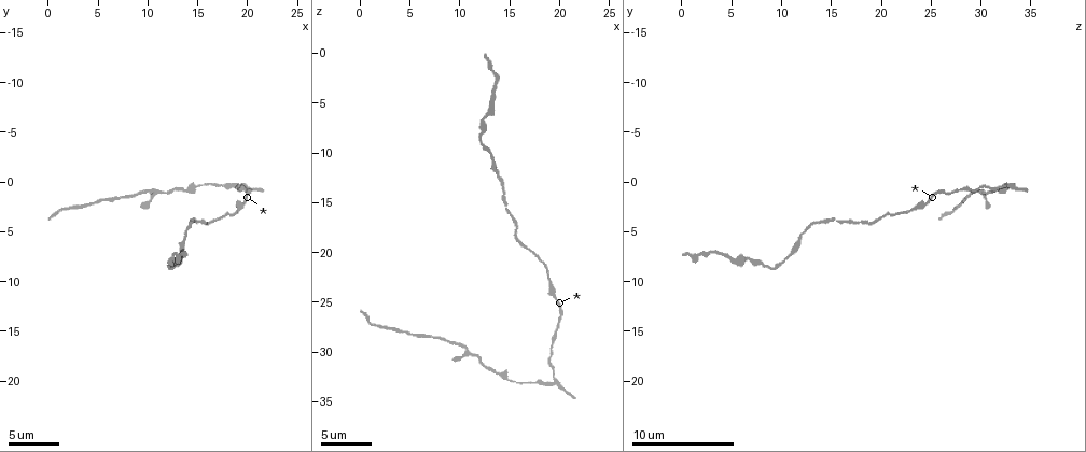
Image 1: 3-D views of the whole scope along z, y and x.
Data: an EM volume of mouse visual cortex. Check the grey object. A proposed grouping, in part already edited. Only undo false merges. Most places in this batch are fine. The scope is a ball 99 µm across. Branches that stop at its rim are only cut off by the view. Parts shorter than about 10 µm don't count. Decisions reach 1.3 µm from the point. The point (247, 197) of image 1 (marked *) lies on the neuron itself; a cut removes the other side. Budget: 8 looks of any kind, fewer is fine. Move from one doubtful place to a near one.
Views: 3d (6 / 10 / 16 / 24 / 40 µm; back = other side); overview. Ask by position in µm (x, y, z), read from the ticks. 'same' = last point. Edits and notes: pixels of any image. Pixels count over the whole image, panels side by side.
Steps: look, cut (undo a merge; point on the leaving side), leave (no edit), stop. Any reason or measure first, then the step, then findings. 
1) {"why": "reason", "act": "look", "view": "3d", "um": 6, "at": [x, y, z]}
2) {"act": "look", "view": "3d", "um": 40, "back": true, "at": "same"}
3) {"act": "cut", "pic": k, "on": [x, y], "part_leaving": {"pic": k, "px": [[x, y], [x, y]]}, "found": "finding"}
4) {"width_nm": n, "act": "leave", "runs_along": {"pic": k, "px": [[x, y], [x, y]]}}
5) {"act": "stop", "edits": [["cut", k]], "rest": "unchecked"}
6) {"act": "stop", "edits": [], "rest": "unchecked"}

{"why": "thick turns thin", "act": "look", "view": "3d", "um": 16, "at": [11.8, 1.2, 30.8]}

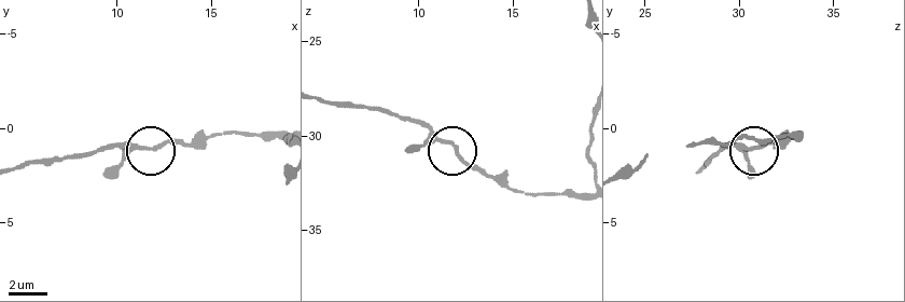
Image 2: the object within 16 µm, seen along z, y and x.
{"act": "leave", "runs_along": {"pic": 2, "px": [[713, 142], [785, 137], [795, 133], [757, 149], [720, 147]]}, "found": "all the same neuron"}

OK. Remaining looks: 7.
{"why": "thin neck", "act": "look", "view": "3d", "um": 10, "at": [13.6, 7.6, 10.4]}

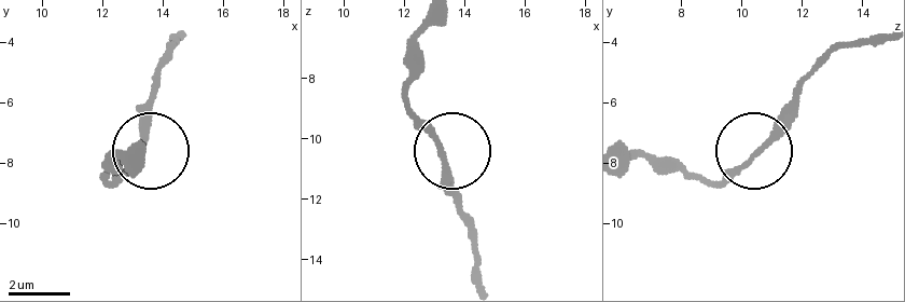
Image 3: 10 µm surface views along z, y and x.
{"why": "from behind", "act": "look", "view": "3d", "um": 10, "back": true, "at": [13.3, 7.6, 10.6]}

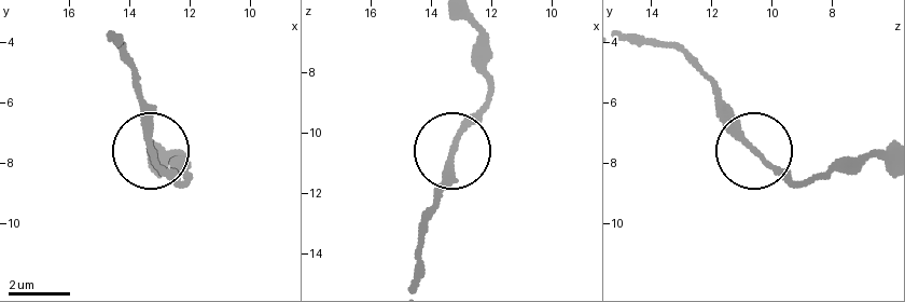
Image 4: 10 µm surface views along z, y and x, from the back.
{"act": "leave", "runs_along": {"pic": 4, "px": [[413, 278], [420, 224], [444, 186], [455, 139], [488, 96]]}, "found": "one neuron here"}

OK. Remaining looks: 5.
{"act": "look", "view": "3d", "um": 6, "at": [15.8, 4.0, 17.6]}

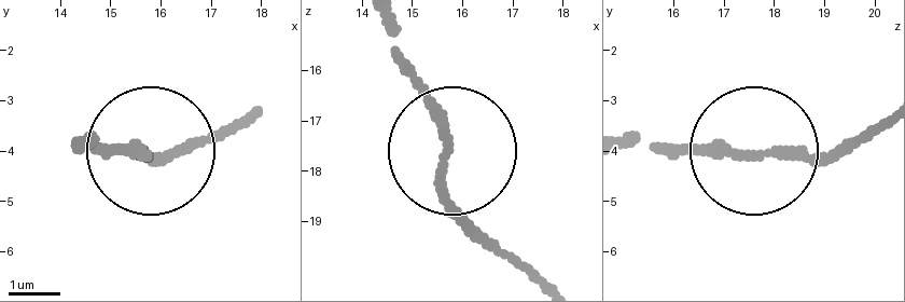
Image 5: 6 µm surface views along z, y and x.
{"act": "leave", "runs_along": {"pic": 5, "px": [[533, 283], [447, 192], [439, 103], [395, 55]]}, "found": "all the same neuron"}

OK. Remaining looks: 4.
{"why": "calibre changes", "act": "look", "view": "3d", "um": 16, "at": [13.0, 7.8, 5.4]}

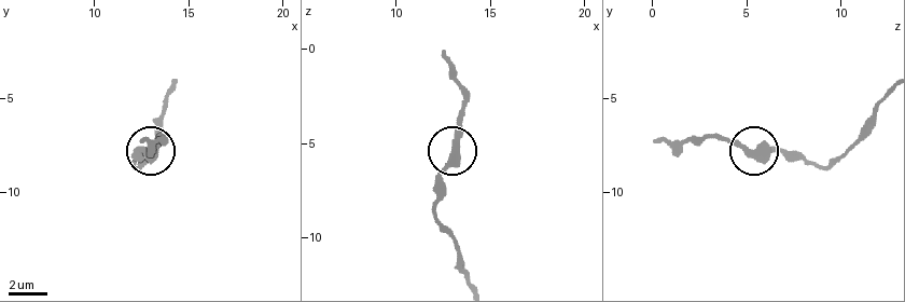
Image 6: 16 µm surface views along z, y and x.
{"act": "leave", "runs_along": {"pic": 6, "px": [[883, 100], [869, 124], [825, 166], [773, 148], [692, 138]]}, "found": "all the same neuron"}

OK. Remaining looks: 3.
{"act": "stop", "edits": [], "rest": "unchecked"}

